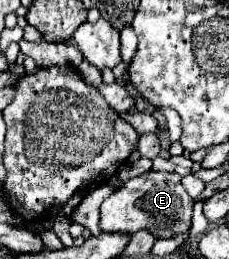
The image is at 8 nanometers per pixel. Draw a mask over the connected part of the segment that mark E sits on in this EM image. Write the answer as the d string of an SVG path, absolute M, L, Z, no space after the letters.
M149 171L129 179L101 203L99 227L103 231L125 231L125 233L151 229L157 237L163 239L169 239L175 233L185 233L191 227L193 199L187 195L187 191L177 179L181 179L177 173L165 175L157 171Z

